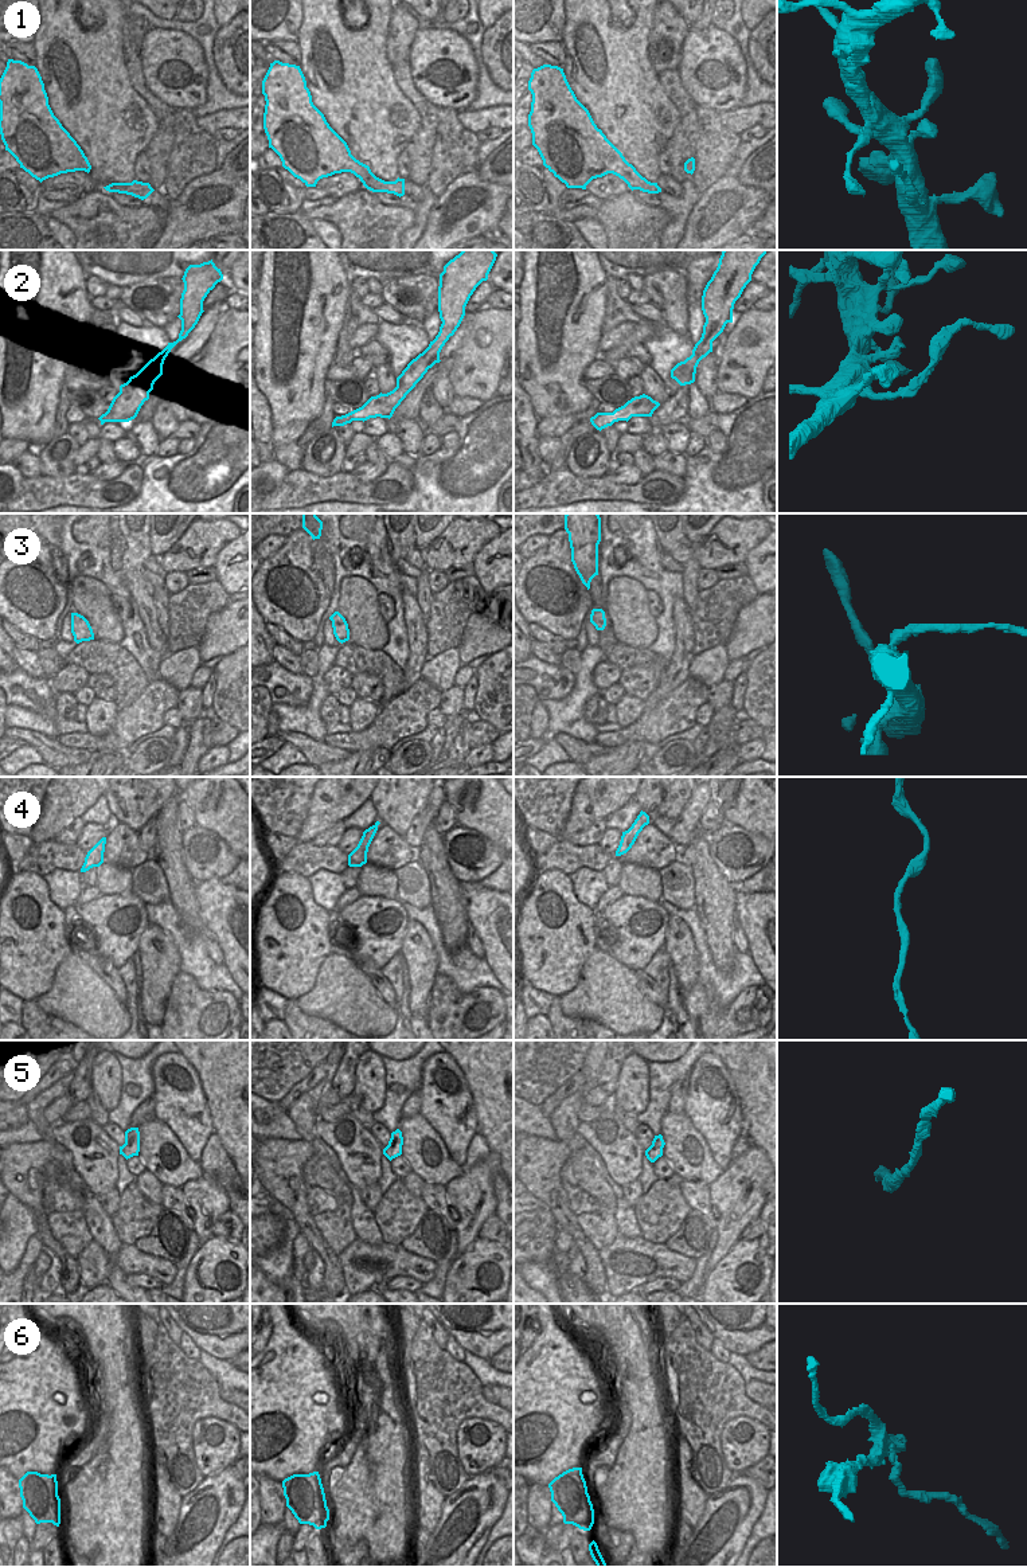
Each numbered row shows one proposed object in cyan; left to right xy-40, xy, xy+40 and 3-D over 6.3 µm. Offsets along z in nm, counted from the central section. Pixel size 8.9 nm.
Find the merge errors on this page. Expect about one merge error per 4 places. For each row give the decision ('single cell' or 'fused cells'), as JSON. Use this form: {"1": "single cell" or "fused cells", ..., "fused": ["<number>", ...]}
{"1": "single cell", "2": "single cell", "3": "fused cells", "4": "single cell", "5": "single cell", "6": "fused cells", "fused": ["3", "6"]}

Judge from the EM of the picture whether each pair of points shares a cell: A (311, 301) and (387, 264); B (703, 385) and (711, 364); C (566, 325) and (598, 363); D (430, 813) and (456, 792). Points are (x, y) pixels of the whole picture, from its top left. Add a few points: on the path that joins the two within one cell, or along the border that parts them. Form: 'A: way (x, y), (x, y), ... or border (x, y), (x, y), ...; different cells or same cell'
A: border (342, 264), (350, 278); different cells
B: way (706, 379), (706, 370); same cell
C: border (614, 368), (597, 356), (582, 374); different cells
D: border (442, 790), (446, 800); different cells

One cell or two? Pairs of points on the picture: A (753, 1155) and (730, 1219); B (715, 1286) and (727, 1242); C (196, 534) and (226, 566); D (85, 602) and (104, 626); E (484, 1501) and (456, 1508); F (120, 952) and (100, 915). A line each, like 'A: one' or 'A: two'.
A: one
B: two
C: two
D: one
E: one
F: one

